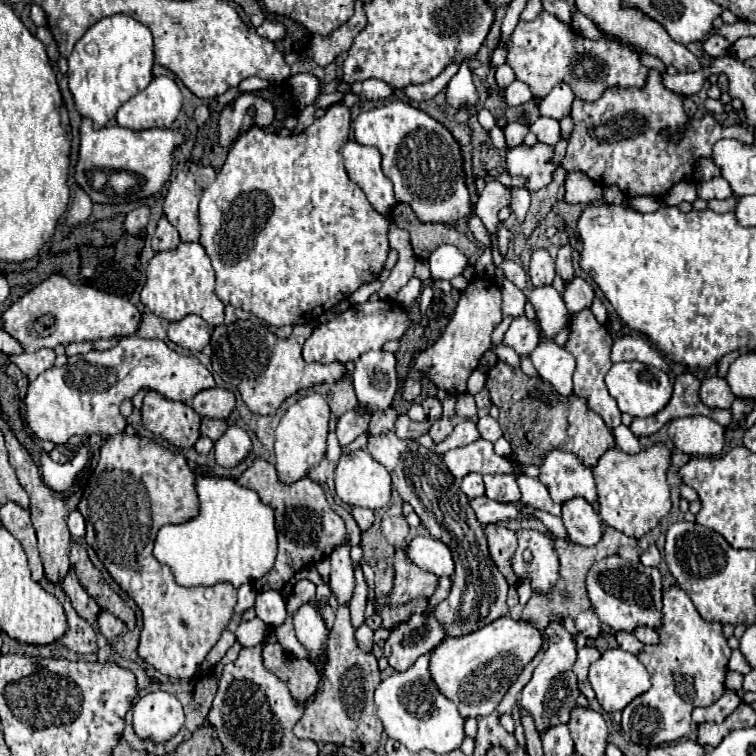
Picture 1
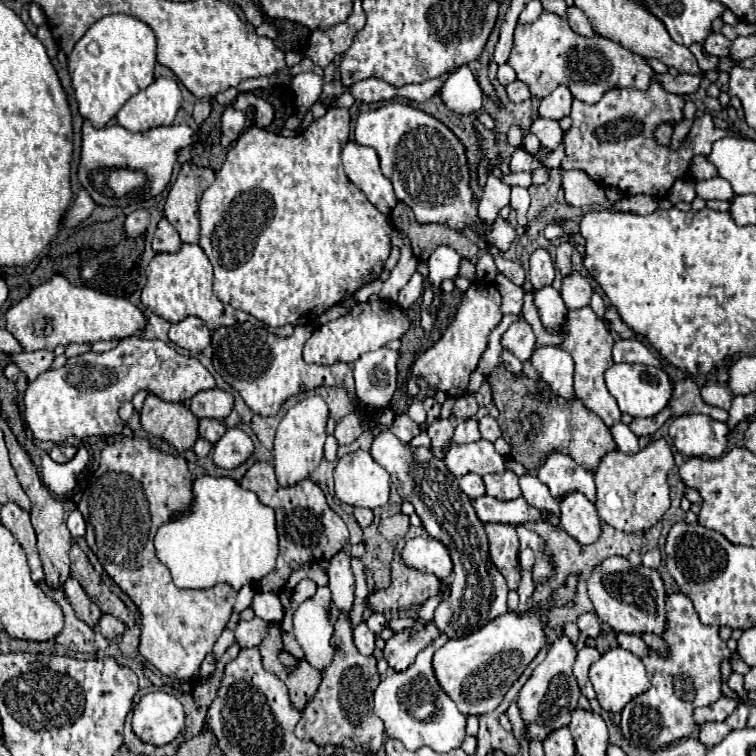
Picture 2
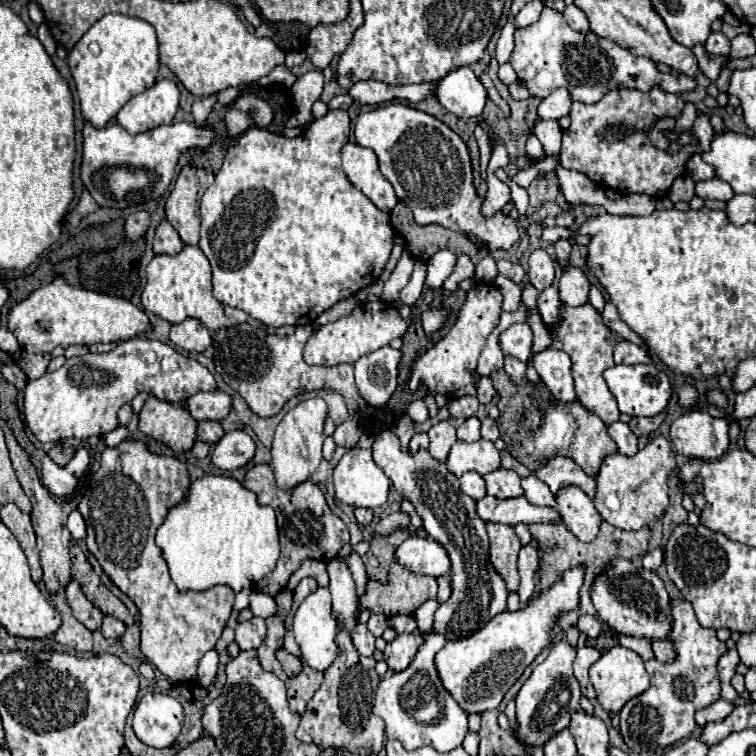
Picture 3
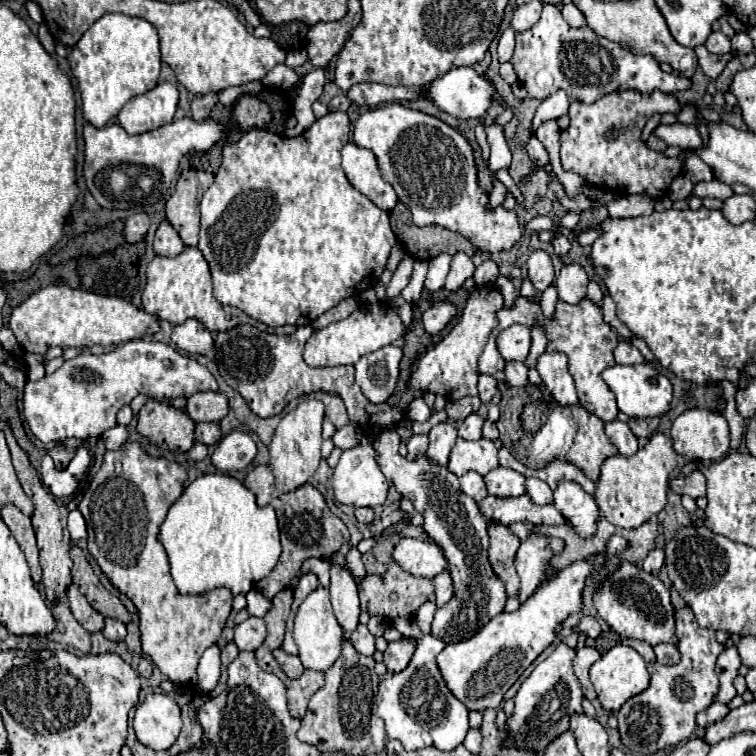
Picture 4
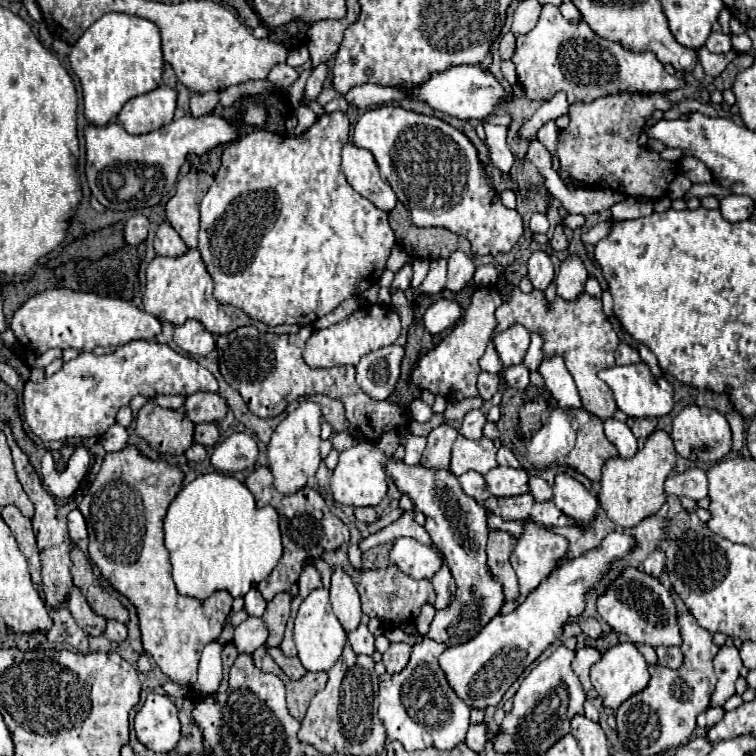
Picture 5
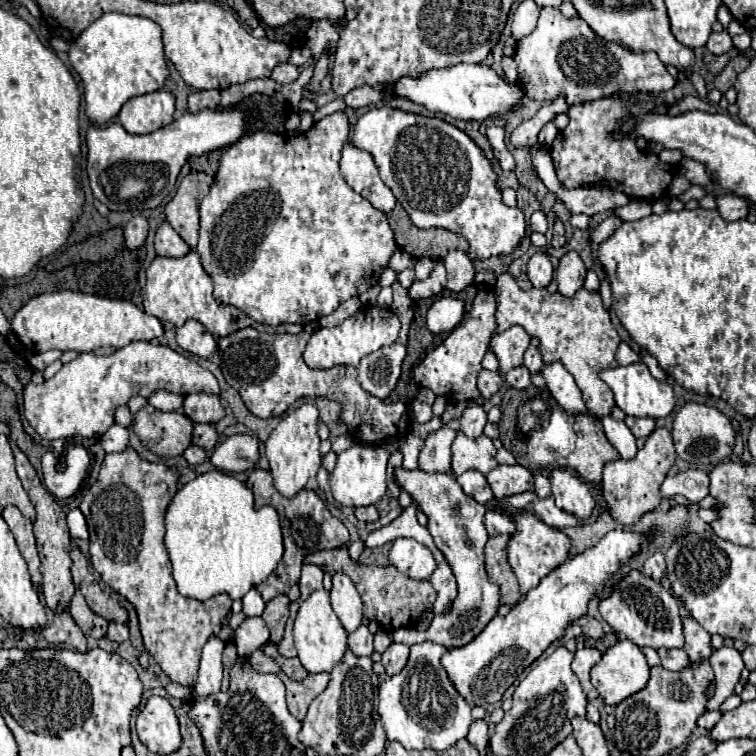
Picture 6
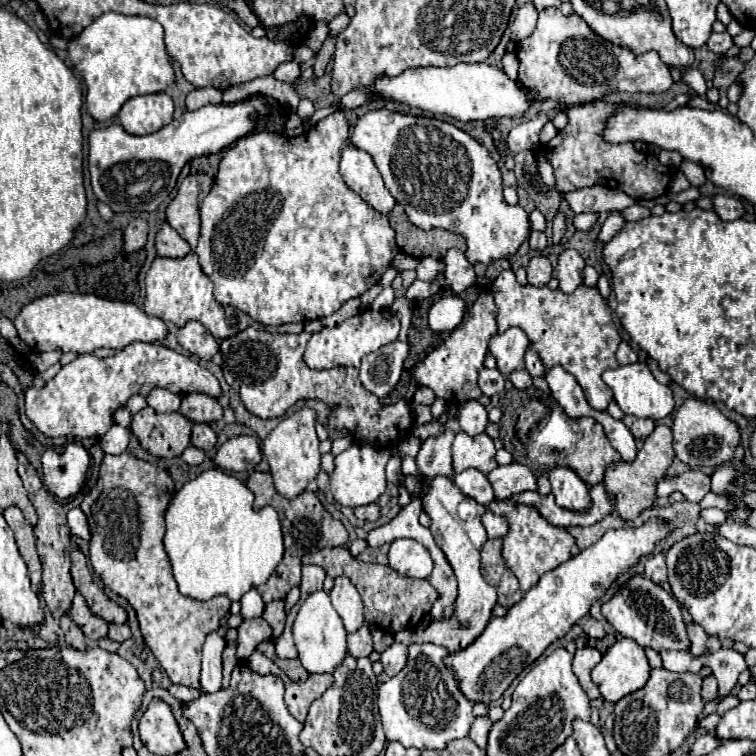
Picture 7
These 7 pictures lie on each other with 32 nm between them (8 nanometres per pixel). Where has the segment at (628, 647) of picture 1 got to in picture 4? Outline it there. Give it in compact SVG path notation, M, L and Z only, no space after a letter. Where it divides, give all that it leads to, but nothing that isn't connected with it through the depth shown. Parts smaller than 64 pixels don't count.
M624 638L622 640L622 644L626 644L626 646L630 646L630 648L634 648L646 662L650 662L650 660L656 660L656 656L654 656L654 650L652 650L652 646L648 644L648 642L642 642L642 640L630 640L630 638Z

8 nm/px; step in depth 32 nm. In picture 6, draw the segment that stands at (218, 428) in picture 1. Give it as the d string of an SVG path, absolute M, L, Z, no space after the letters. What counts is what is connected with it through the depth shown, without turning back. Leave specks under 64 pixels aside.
M194 424L194 436L192 442L196 446L202 446L204 450L210 450L218 444L218 432L212 424Z

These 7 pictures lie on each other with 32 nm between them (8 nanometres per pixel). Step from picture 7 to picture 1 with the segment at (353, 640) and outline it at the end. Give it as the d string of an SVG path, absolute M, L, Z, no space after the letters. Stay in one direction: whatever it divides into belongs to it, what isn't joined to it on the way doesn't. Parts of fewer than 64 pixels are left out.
M362 624L362 626L356 630L356 640L358 640L360 648L366 650L366 652L372 650L372 632L374 632L374 630L372 630L368 624Z

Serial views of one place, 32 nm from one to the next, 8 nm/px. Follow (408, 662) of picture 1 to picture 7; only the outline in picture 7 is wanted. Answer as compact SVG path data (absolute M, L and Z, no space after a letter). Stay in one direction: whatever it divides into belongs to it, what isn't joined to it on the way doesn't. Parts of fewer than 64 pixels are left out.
M394 642L390 648L386 648L386 652L384 652L382 658L380 658L380 662L382 662L382 666L384 666L384 672L386 672L388 676L398 674L398 672L404 668L406 660L408 660L408 646L398 644L398 642Z

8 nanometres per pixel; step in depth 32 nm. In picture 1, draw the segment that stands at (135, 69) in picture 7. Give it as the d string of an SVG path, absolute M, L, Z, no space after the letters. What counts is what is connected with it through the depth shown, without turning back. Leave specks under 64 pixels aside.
M126 14L98 20L76 42L68 58L68 86L82 116L92 118L94 128L102 128L114 118L116 110L134 94L144 90L152 80L152 34L150 30Z

